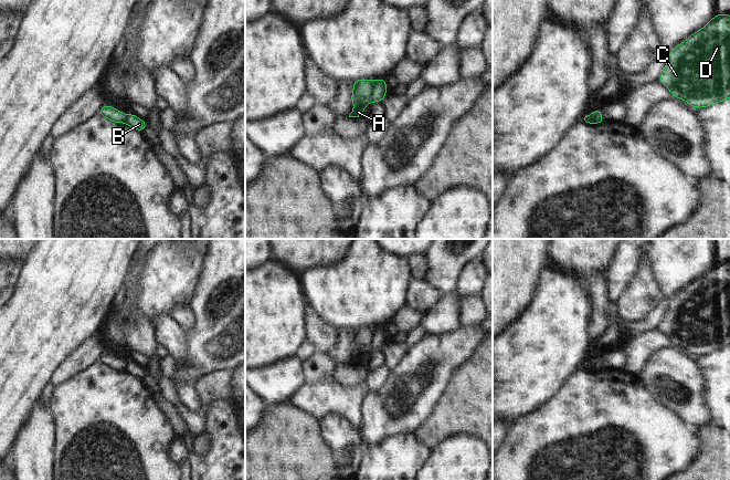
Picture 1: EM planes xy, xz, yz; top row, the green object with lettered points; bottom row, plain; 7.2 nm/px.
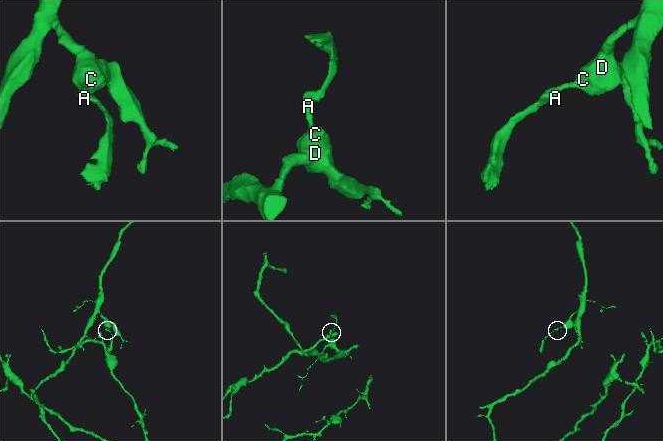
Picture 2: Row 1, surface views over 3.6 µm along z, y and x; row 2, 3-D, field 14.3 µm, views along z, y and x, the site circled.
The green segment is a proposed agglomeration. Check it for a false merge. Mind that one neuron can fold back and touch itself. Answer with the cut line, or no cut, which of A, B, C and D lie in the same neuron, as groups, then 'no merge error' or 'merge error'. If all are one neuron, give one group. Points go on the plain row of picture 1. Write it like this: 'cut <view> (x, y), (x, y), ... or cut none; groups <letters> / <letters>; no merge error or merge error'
cut xz (374, 329), (371, 335), (370, 348); groups A C D / B; merge error

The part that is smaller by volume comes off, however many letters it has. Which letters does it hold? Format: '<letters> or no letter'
B

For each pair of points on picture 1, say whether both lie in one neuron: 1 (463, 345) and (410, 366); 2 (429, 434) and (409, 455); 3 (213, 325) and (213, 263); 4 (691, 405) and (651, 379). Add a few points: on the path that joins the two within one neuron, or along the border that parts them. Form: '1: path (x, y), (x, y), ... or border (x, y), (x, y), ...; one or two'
1: path (450, 350), (438, 356), (427, 356), (423, 361); one
2: border (413, 434), (429, 448); two
3: path (215, 310), (215, 279); one
4: path (681, 397), (664, 379), (660, 379); one

